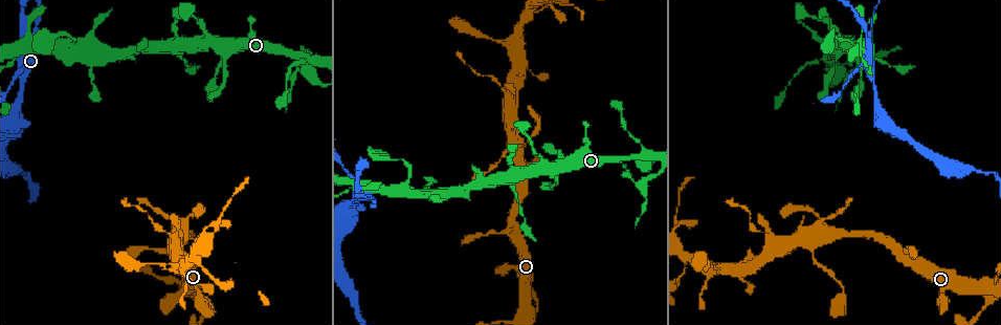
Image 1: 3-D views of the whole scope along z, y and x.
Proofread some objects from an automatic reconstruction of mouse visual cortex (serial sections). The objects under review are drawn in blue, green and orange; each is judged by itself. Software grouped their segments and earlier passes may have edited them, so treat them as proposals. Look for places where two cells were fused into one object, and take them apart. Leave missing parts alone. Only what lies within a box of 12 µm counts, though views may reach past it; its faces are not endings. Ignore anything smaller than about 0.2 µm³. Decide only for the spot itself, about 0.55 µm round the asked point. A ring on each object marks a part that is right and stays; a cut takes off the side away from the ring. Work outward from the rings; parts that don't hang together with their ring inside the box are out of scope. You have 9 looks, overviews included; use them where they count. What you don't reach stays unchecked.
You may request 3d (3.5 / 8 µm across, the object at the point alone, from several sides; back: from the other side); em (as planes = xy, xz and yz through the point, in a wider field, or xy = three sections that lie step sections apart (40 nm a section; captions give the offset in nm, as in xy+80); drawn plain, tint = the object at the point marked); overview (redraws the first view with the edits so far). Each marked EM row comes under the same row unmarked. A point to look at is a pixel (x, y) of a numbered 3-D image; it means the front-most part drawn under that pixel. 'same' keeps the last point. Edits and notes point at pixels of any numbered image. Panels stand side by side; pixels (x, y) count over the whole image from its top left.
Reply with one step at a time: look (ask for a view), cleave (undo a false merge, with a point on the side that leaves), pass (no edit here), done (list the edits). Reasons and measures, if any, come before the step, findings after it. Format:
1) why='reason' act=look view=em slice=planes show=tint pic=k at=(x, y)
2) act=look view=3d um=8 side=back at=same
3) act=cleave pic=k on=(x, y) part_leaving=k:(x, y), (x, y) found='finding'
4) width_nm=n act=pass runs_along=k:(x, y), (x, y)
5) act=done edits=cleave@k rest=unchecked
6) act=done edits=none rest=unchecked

why='three-way junction' act=look view=3d um=3.5 pic=1 at=(518, 139)

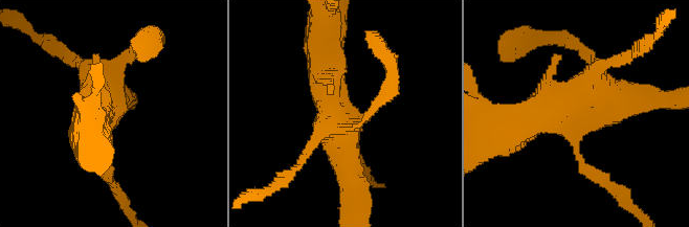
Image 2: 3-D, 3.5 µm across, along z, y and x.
why='need the tissue' act=look view=em slice=xy step=1 show=tint pic=2 at=(582, 109)

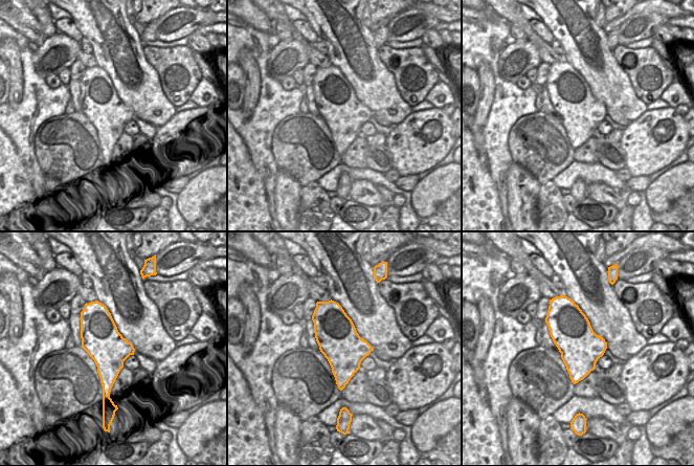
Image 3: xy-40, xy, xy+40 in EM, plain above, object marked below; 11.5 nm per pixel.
act=look view=em slice=planes show=tint at=same

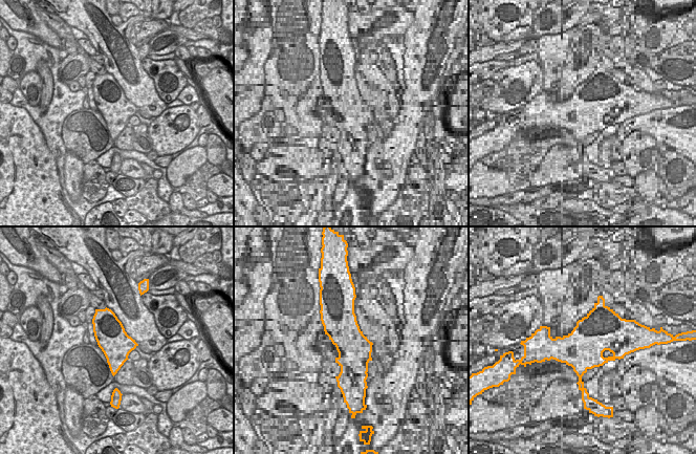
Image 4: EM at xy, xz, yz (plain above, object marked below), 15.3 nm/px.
act=pass runs_along=2:(351, 179), (321, 52) found='one cell here'

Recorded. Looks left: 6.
why='narrows sharply' act=look view=em slice=planes show=tint pic=1 at=(870, 32)

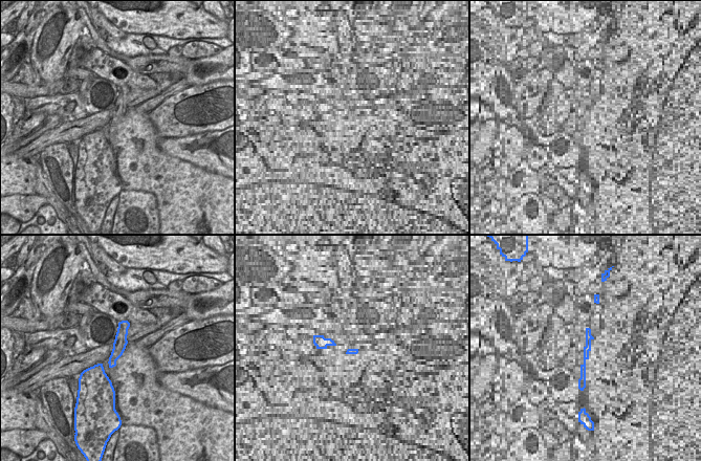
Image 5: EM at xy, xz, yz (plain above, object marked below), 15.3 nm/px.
why='wider look' act=look view=3d um=3.5 at=same

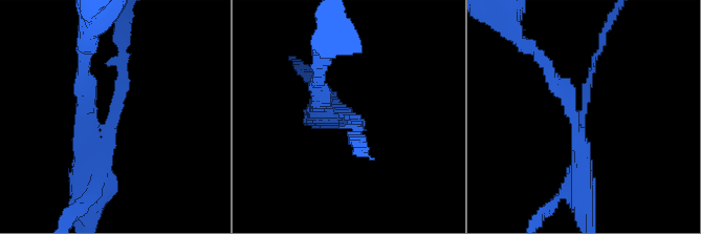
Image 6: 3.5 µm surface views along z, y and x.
act=pass found='all the same cell'

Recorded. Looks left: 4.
why='a narrow waist' act=look view=3d um=8 pic=1 at=(834, 59)

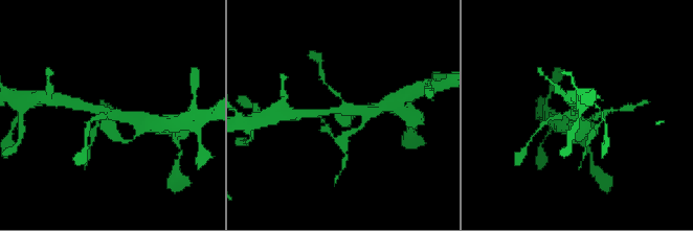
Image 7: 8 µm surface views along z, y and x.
why='zoom in' act=look view=3d um=3.5 pic=7 at=(342, 112)

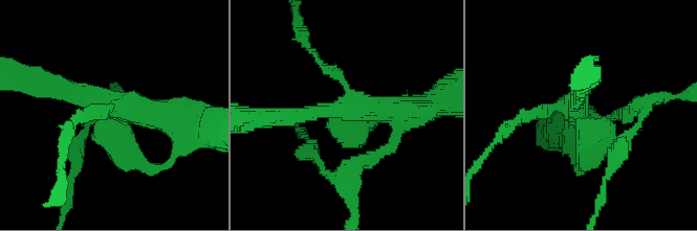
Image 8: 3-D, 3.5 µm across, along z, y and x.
act=look view=em slice=xy step=3 show=tint pic=8 at=(114, 102)

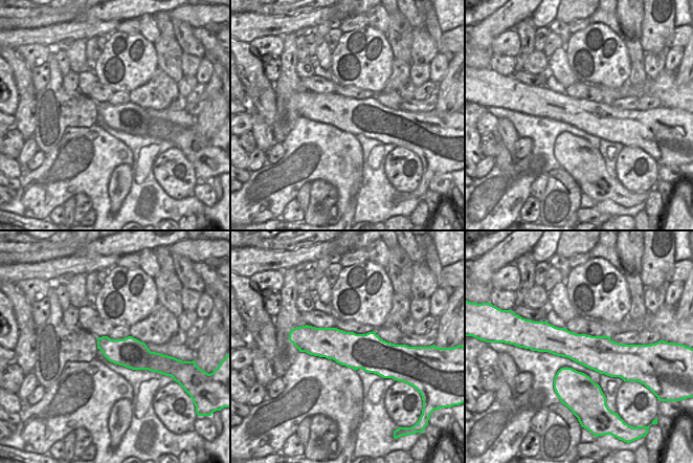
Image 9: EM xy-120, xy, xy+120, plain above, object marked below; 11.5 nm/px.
act=pass runs_along=8:(51, 85), (100, 94), (164, 120) found='continuous, no second cell'

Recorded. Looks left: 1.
act=done edits=none rest=unchecked

